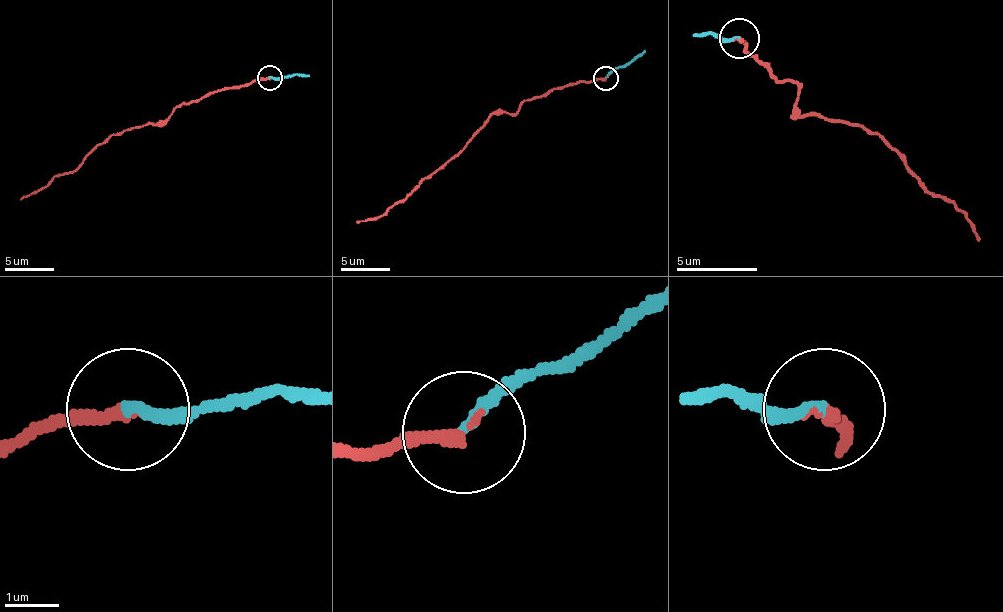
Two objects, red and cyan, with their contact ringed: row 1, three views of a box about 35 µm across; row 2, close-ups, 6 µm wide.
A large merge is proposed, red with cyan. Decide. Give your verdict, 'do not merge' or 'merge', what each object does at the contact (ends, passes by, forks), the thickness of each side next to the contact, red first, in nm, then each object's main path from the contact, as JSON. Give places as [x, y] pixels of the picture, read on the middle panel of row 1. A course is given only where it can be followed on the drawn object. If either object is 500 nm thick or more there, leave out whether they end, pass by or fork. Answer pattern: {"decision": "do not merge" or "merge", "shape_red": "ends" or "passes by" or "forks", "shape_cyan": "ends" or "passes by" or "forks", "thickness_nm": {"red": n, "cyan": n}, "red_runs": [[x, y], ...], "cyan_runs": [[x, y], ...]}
{"decision": "merge", "shape_red": "ends", "shape_cyan": "ends", "thickness_nm": {"red": 240, "cyan": 200}, "red_runs": [[605, 77], [554, 87], [539, 97], [527, 99], [515, 114], [495, 111], [451, 158], [380, 216], [356, 221]], "cyan_runs": [[605, 77], [632, 63], [644, 50]]}

